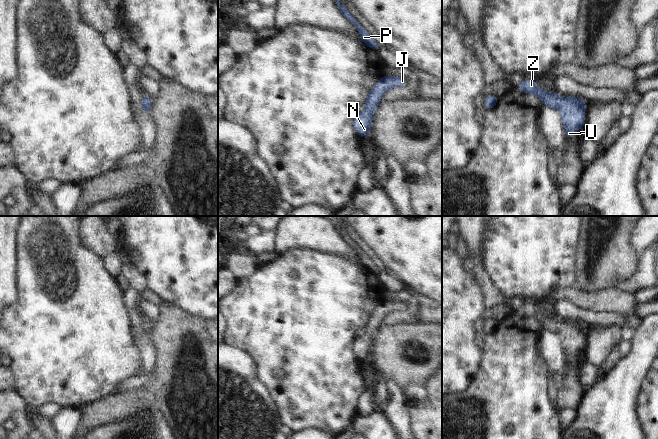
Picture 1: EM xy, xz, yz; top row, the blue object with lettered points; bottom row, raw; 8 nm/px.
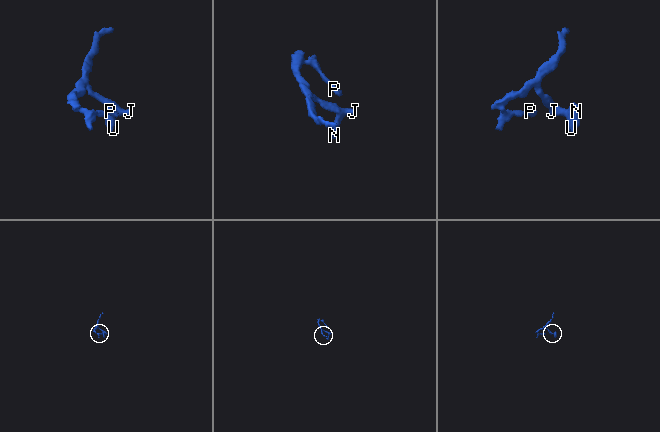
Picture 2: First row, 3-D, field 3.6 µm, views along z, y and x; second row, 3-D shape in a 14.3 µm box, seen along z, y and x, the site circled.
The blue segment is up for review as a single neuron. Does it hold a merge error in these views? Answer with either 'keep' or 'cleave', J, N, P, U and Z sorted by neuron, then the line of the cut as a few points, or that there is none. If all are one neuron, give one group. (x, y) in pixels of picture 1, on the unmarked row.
keep | J N P U Z | no cut

